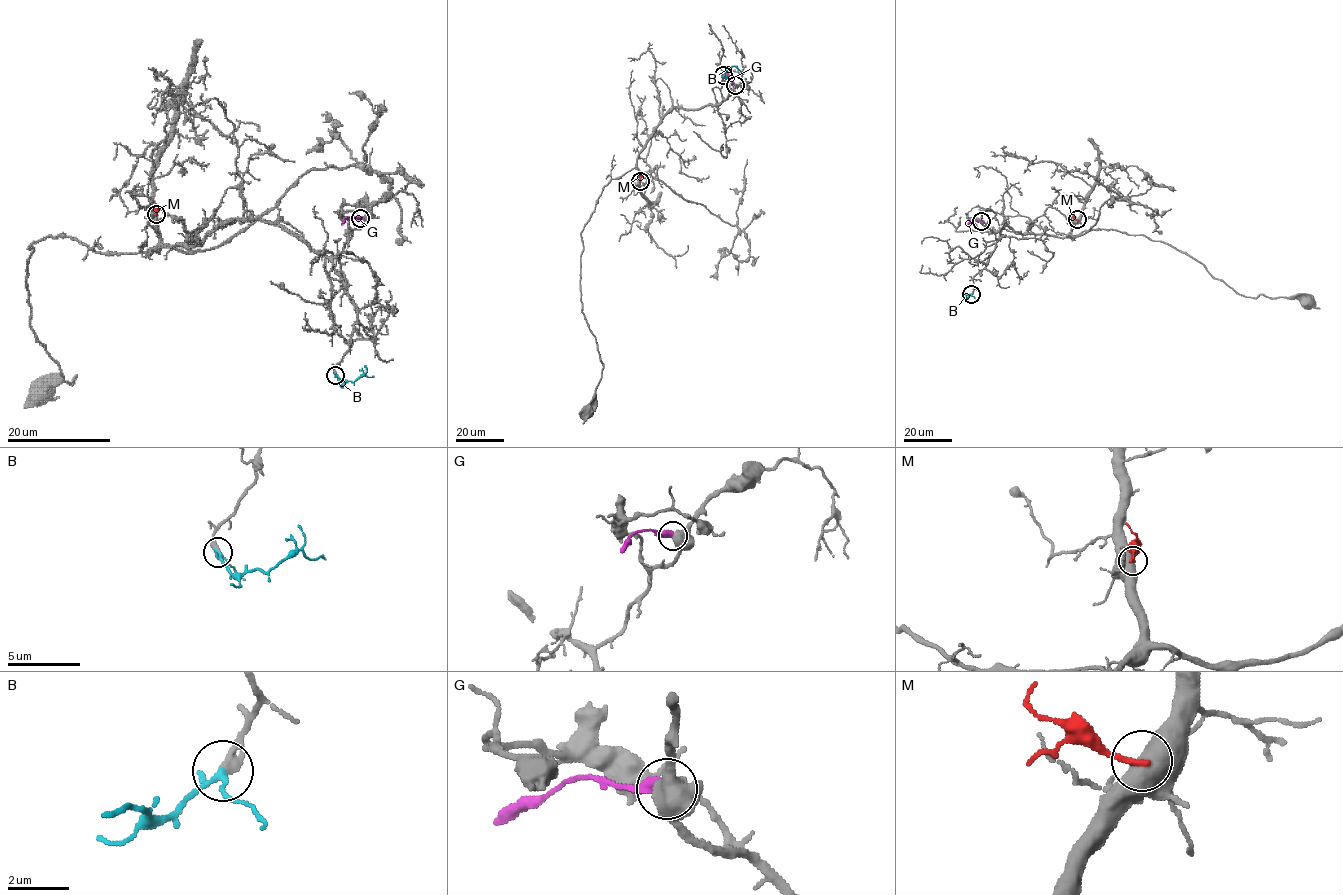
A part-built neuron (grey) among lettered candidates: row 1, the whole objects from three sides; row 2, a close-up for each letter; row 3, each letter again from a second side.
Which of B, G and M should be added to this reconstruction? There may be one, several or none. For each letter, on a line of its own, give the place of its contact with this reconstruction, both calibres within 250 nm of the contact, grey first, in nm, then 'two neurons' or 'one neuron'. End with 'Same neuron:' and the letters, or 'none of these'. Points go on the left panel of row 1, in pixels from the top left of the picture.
B: meets grey at (335, 375); 320 nm thick on the grey side, 190 nm on the other; one neuron
G: meets grey at (360, 218); 480 nm thick on the grey side, 420 nm on the other; two neurons
M: meets grey at (156, 214); 750 nm thick on the grey side, 180 nm on the other; two neurons
Same neuron: B

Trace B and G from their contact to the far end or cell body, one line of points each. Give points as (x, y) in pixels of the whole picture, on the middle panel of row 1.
B: (724, 76), (733, 65), (741, 73)
G: (735, 85), (726, 71)

